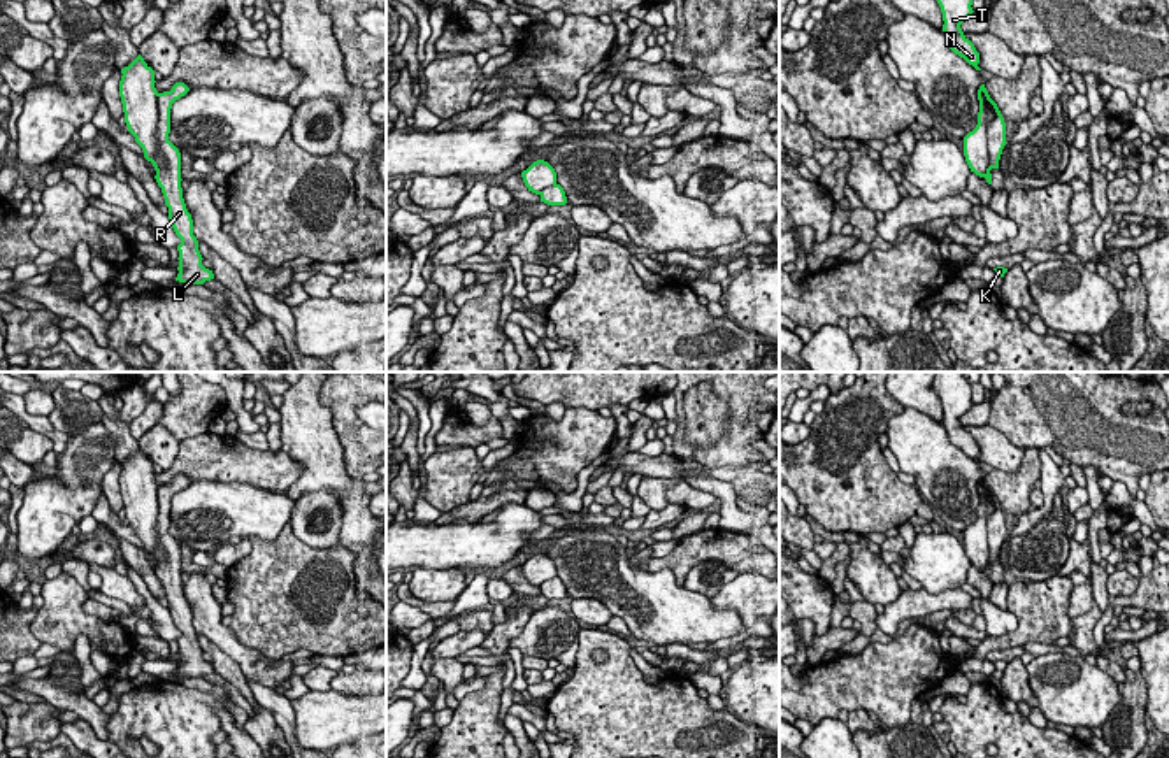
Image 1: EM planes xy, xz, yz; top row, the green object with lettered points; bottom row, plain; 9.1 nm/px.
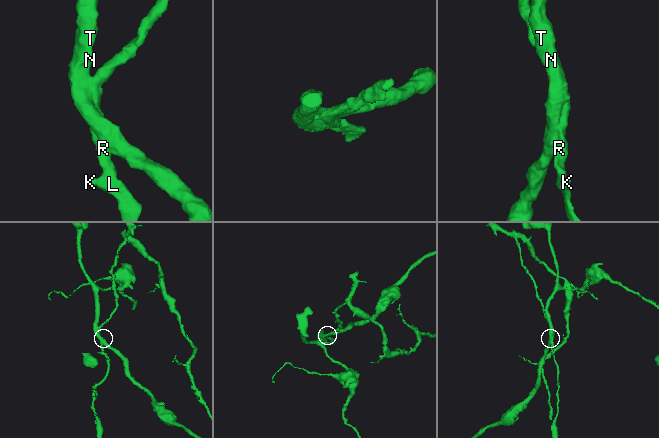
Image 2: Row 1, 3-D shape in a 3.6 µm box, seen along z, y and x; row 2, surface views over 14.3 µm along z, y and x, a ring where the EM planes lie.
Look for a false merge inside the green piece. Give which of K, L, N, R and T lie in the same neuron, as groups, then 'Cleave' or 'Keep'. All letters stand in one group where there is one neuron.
Groups: K L R / N T. Cleave

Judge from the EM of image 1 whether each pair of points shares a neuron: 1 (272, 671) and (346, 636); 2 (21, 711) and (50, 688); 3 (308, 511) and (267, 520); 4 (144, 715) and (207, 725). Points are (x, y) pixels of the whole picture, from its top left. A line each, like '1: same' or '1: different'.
1: different
2: different
3: different
4: same

